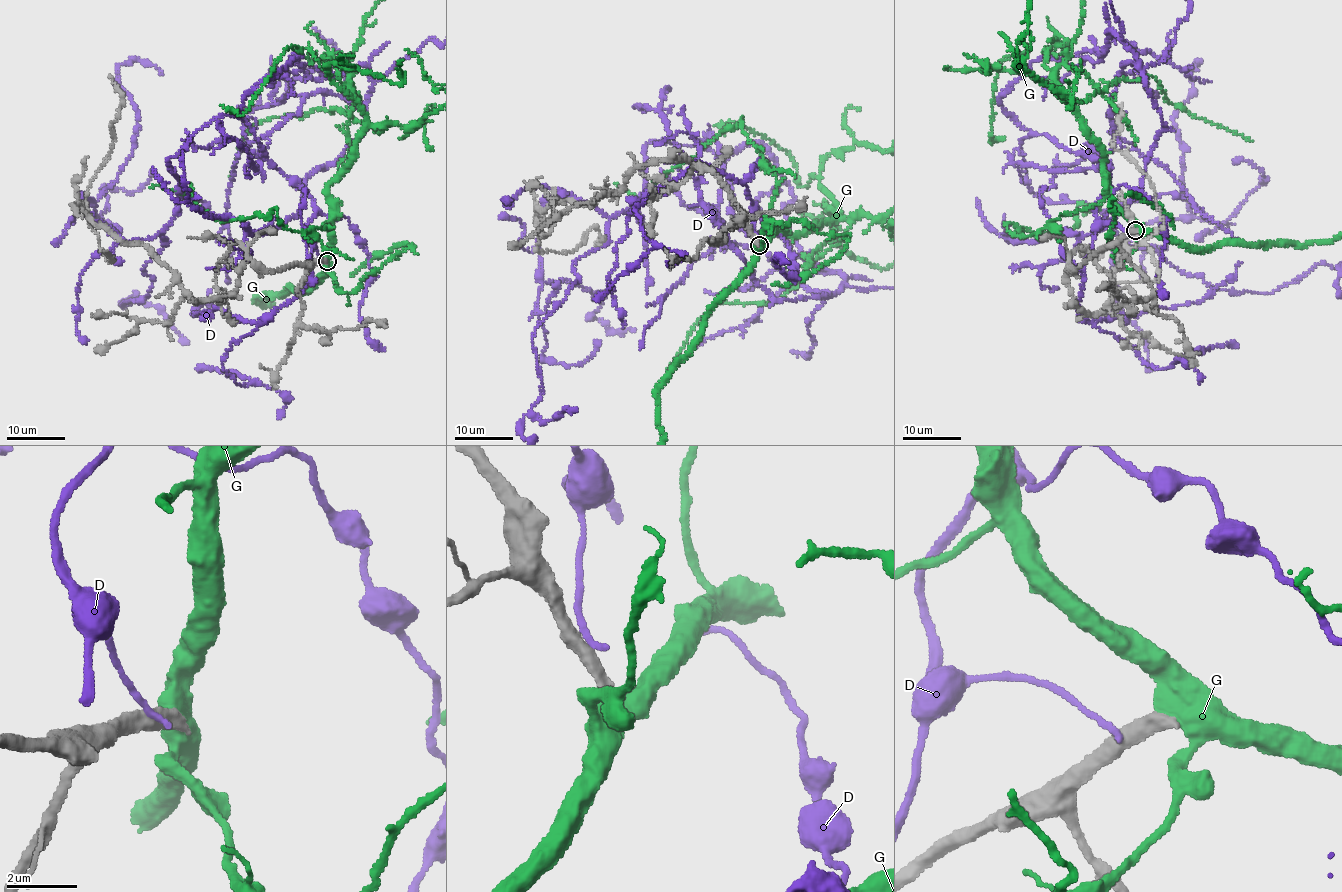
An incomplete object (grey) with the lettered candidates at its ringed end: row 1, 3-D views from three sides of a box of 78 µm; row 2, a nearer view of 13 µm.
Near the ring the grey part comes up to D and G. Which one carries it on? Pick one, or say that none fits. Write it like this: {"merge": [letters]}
{"merge": []}

